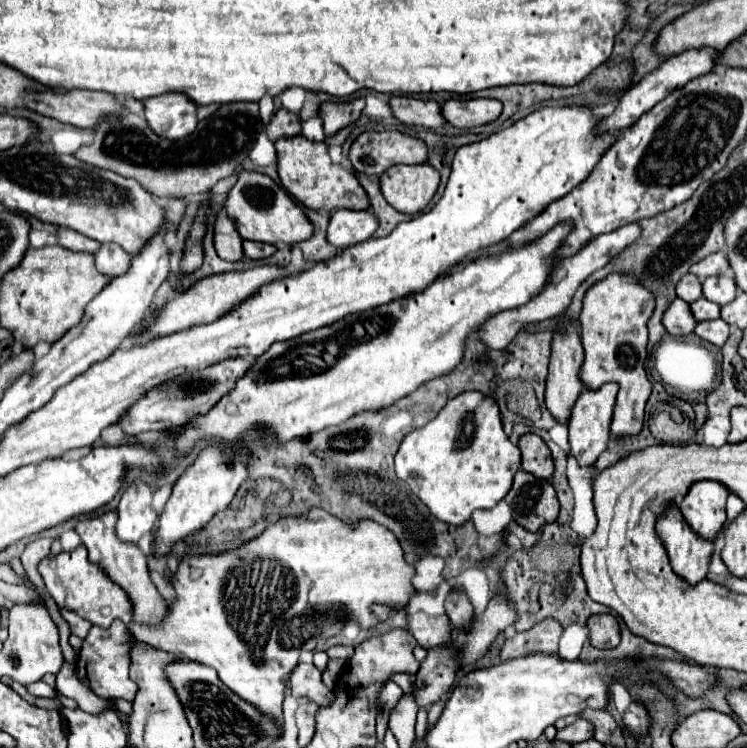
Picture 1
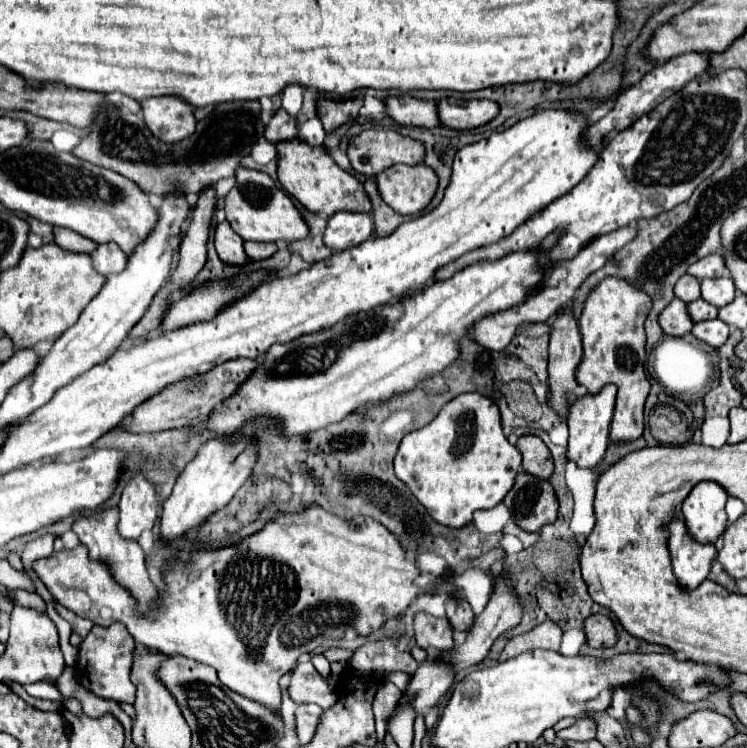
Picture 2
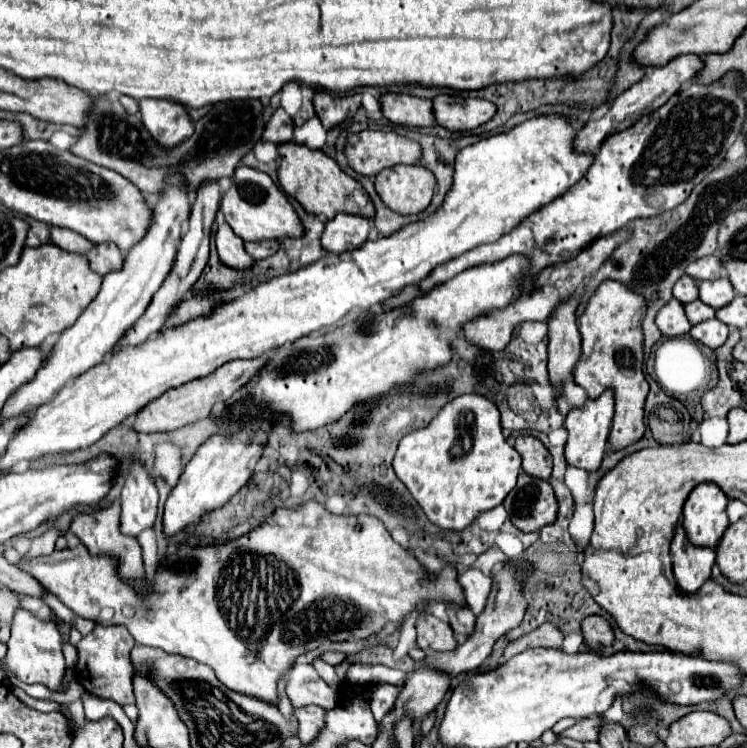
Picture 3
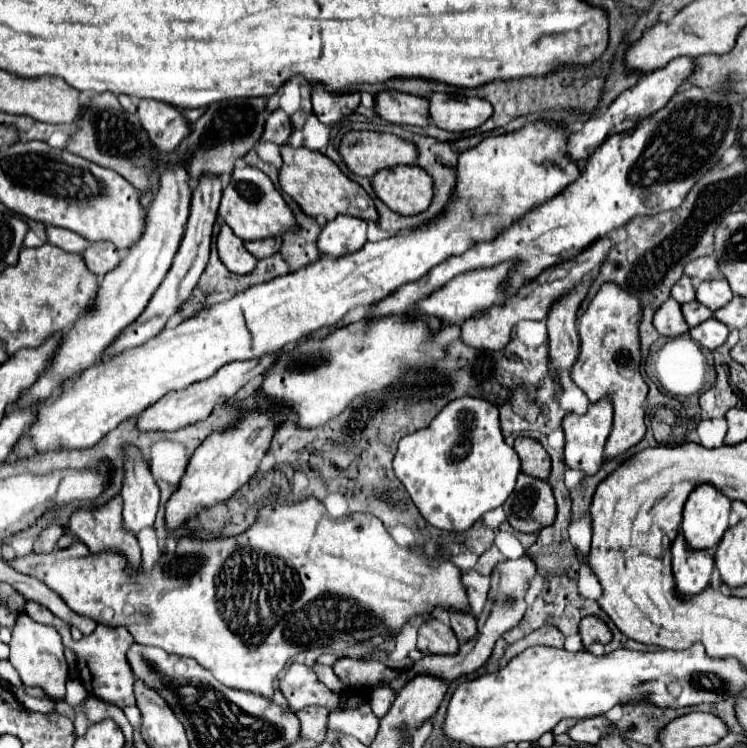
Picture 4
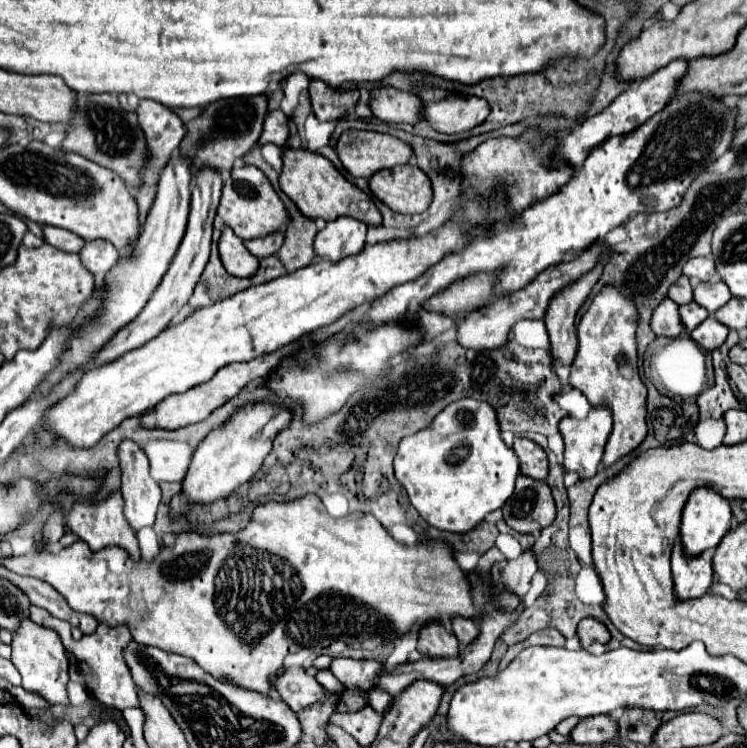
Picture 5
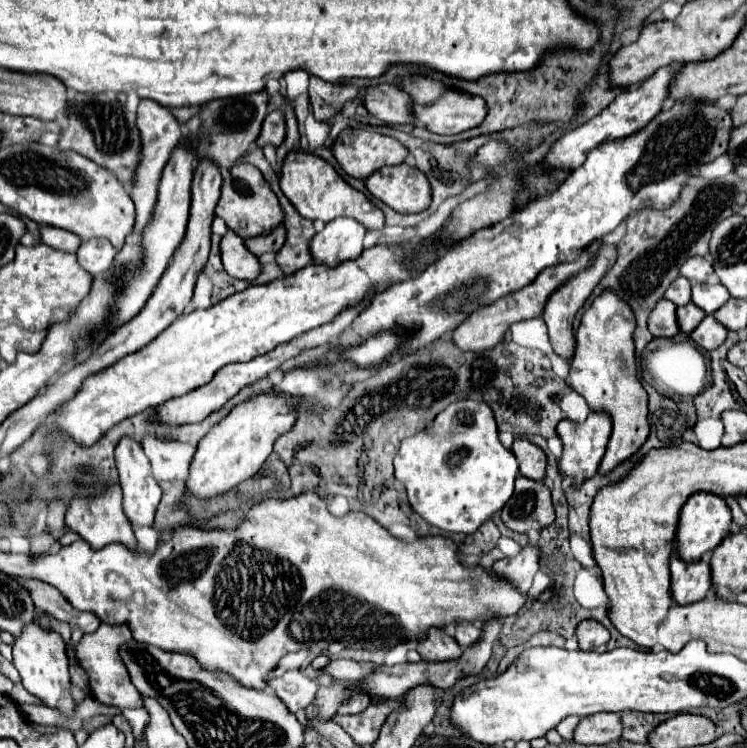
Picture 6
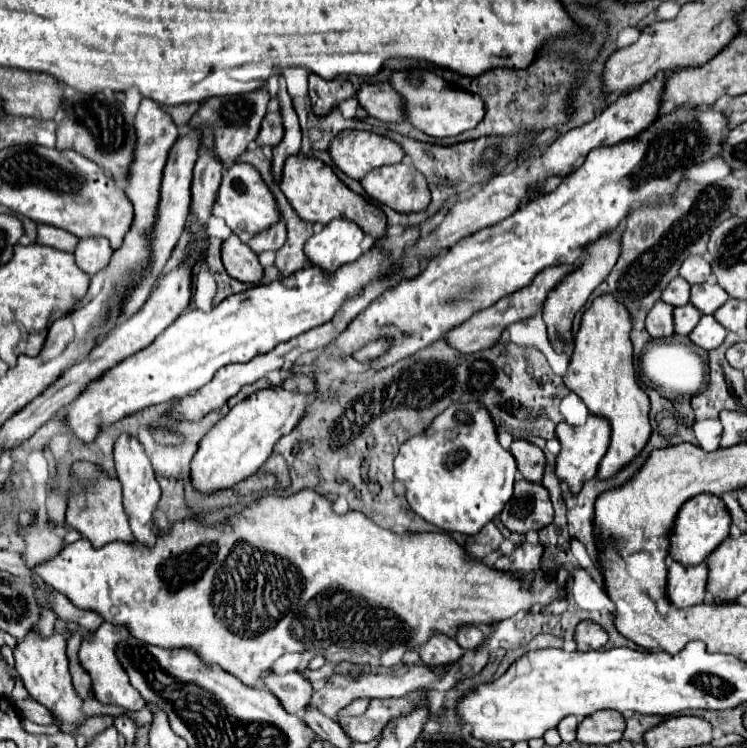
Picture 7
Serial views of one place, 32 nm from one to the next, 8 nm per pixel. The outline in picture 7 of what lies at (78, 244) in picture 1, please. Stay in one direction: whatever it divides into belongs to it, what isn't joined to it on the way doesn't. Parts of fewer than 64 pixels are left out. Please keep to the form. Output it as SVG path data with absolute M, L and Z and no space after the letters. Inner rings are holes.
M38 224L38 244L44 246L52 246L56 250L64 250L64 252L74 252L78 238L62 228L56 226L46 226L46 224Z

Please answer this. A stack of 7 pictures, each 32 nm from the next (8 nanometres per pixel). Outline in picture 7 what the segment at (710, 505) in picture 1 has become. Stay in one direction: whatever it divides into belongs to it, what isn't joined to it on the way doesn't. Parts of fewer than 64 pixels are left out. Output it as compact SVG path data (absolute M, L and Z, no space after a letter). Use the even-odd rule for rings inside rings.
M698 494L678 510L678 516L672 524L672 532L668 534L670 558L680 562L682 566L702 564L728 538L728 530L730 530L730 514L724 502L714 494Z

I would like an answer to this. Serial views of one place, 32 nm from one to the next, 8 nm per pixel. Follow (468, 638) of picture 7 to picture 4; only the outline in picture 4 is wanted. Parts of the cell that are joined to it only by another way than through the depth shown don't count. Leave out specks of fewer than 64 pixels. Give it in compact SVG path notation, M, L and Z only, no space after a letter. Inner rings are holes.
M450 612L450 626L452 626L454 634L460 638L460 642L468 642L468 638L478 632L476 618L472 614L468 616L468 614L462 614L462 612L458 612L458 614Z

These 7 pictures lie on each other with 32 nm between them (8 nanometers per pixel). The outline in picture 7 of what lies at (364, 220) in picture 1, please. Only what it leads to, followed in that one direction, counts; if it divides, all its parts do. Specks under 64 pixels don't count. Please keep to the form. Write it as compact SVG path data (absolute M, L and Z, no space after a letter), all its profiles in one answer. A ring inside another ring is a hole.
M336 218L304 244L304 254L312 266L332 276L336 268L356 262L362 256L362 238L364 232L360 226L352 220Z

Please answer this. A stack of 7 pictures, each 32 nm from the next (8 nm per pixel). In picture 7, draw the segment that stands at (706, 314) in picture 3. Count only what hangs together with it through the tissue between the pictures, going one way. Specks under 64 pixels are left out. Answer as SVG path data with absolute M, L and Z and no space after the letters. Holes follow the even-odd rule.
M692 304L674 308L672 316L674 316L674 334L676 336L688 336L696 328L698 320L702 318L702 314Z

